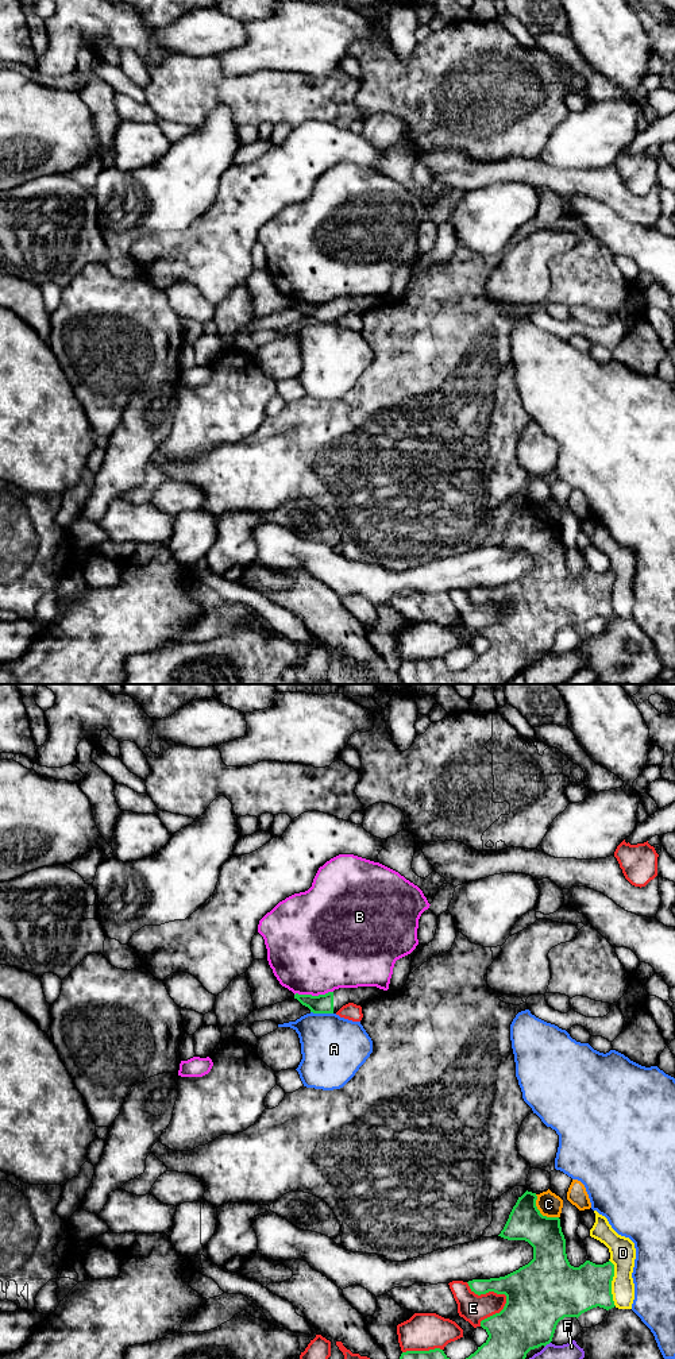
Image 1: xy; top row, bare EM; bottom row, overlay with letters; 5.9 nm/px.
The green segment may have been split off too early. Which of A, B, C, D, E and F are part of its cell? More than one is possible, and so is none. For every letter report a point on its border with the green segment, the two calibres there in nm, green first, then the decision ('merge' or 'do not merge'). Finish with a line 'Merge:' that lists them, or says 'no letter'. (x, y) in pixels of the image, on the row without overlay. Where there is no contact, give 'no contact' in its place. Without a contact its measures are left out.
A: meets green in xy at (321, 321); 110 nm thick on the green side, 380 nm on the other; do not merge
B: meets green in xy at (313, 305); 110 nm thick on the green side, 480 nm on the other; do not merge
C: meets green in xy at (539, 521); 220 nm thick on the green side, 140 nm on the other; do not merge
D: meets green in xy at (610, 591); 300 nm thick on the green side, 160 nm on the other; do not merge
E: meets green in xy at (492, 599); 340 nm thick on the green side, 170 nm on the other; do not merge
F: meets green in xy at (547, 652); 360 nm thick on the green side, 240 nm on the other; do not merge
Merge: no letter

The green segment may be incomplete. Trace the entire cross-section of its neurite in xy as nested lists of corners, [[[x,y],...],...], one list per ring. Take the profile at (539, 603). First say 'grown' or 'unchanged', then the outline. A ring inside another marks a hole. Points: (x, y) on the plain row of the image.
unchanged; [[[528,499],[518,506],[498,544],[508,549],[528,551],[533,556],[533,568],[505,586],[467,591],[478,605],[489,601],[506,605],[504,618],[481,630],[487,649],[462,671],[451,669],[440,657],[402,661],[397,671],[402,684],[506,684],[525,669],[531,659],[549,653],[558,632],[564,626],[578,628],[597,615],[606,619],[616,615],[612,603],[614,574],[610,570],[603,574],[586,570],[579,576],[571,575],[560,528],[543,525],[536,509],[536,502]]]

